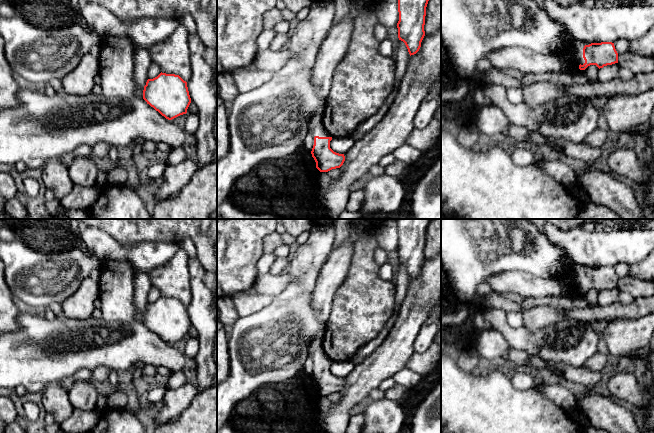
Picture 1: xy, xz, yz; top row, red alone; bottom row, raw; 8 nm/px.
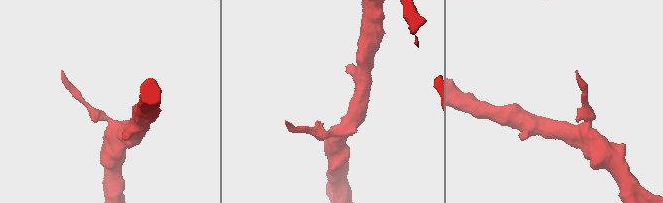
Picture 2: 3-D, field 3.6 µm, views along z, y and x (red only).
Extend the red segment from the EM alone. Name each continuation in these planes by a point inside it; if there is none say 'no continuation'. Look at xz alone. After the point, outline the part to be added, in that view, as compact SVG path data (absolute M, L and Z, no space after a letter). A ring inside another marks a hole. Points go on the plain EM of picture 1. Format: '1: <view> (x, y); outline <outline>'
1: xz (319, 355); outline M323 348L318 349L314 354L311 355L311 357L313 361L331 361L331 359L324 353Z

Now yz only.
1: yz (576, 272); outline M574 264L569 272L572 280L575 282L577 291L579 291L580 288L583 289L585 287L583 282L583 272L585 269L589 269L589 267Z

